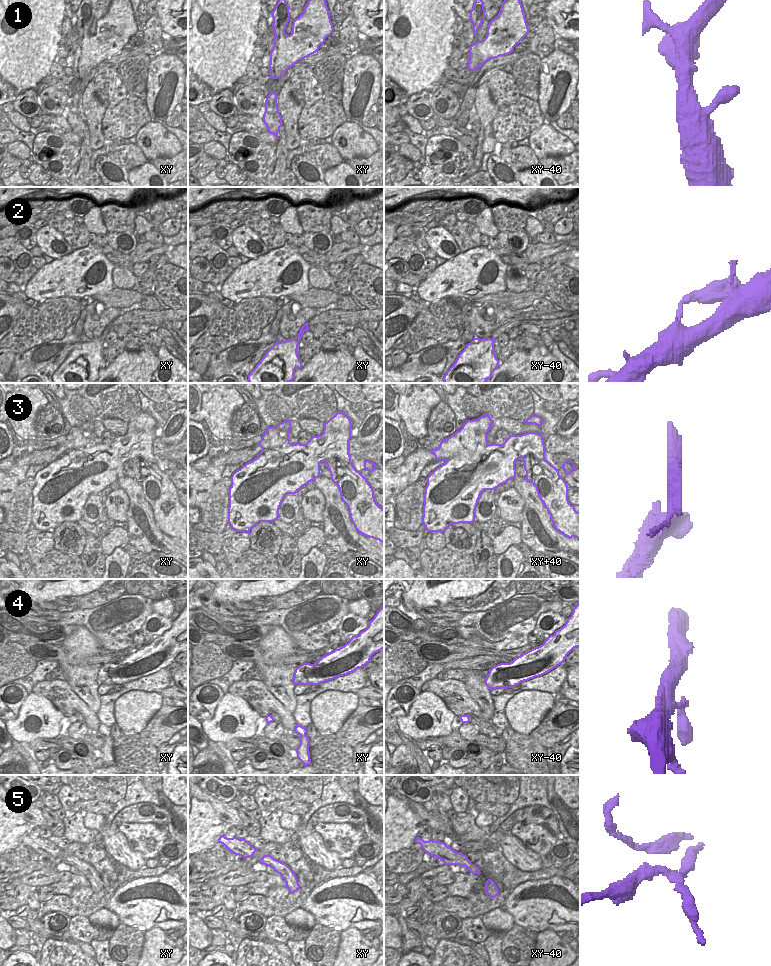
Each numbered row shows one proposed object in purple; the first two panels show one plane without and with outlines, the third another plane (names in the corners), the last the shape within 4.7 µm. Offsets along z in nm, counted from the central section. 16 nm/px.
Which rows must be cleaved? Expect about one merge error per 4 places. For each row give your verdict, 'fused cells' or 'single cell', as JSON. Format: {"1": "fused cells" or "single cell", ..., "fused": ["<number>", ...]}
{"1": "single cell", "2": "single cell", "3": "fused cells", "4": "single cell", "5": "single cell", "fused": ["3"]}

